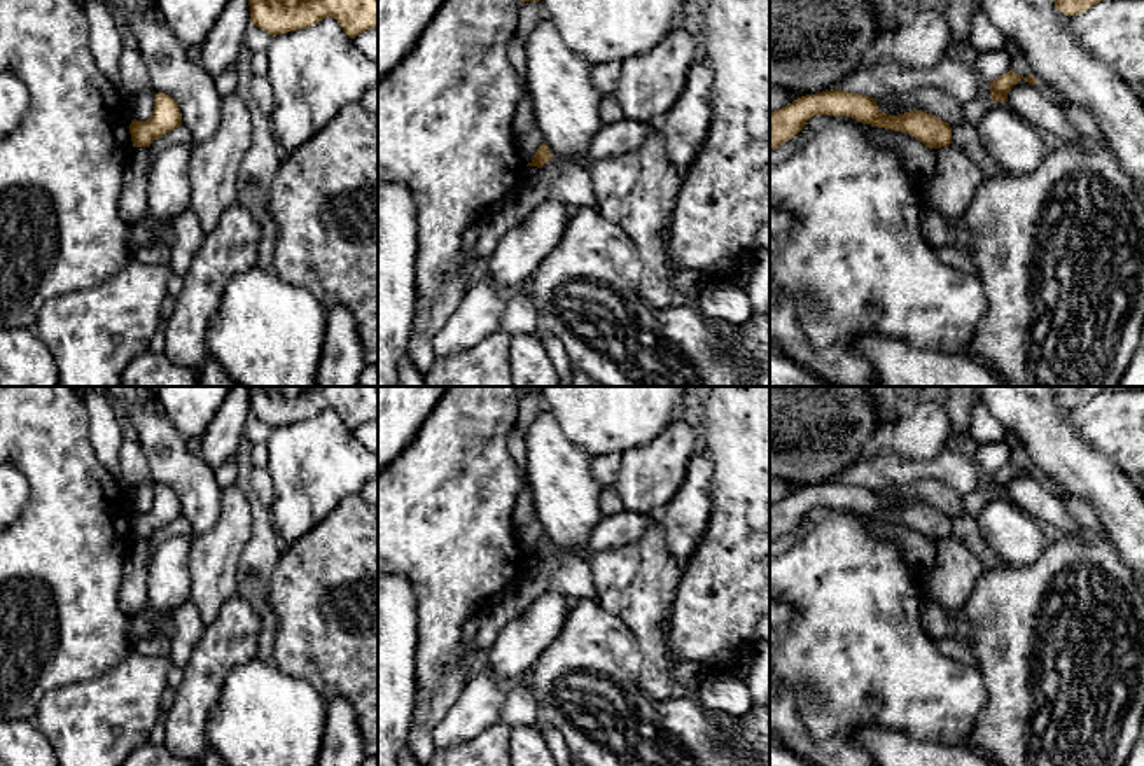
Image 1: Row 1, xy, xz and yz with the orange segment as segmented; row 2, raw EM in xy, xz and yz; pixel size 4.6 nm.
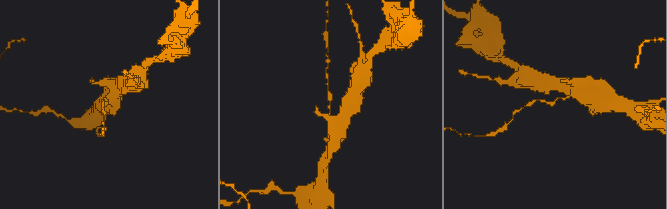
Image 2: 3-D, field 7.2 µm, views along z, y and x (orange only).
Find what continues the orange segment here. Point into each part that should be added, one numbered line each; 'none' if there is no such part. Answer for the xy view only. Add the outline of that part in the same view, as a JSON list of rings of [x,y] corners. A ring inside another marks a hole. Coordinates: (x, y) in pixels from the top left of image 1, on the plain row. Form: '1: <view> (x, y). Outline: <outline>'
none

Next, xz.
none

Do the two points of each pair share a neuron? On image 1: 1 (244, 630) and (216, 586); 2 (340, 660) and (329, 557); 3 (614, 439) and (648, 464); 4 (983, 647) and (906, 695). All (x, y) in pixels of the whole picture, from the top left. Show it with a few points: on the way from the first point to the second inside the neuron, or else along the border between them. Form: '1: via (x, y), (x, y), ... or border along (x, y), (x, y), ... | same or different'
1: border along (235, 591), (219, 614), (205, 626) | different
2: via (333, 633), (320, 621), (315, 607), (324, 583) | same
3: border along (665, 429), (649, 443), (628, 448), (623, 453) | different
4: border along (976, 665), (987, 691), (985, 705) | different

